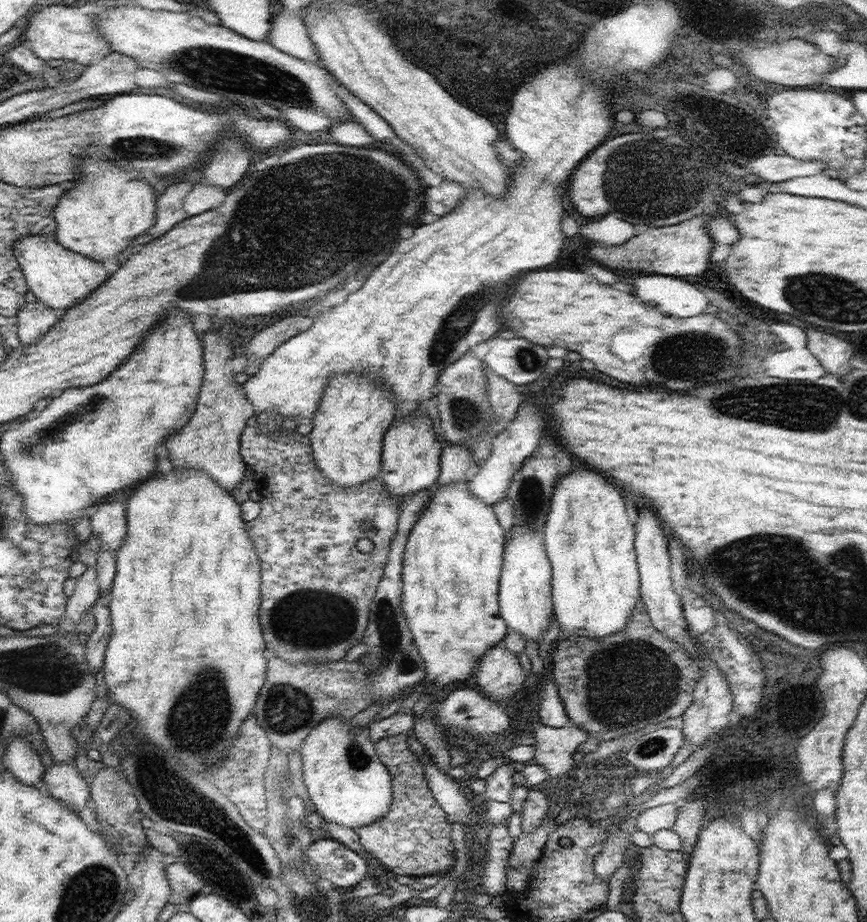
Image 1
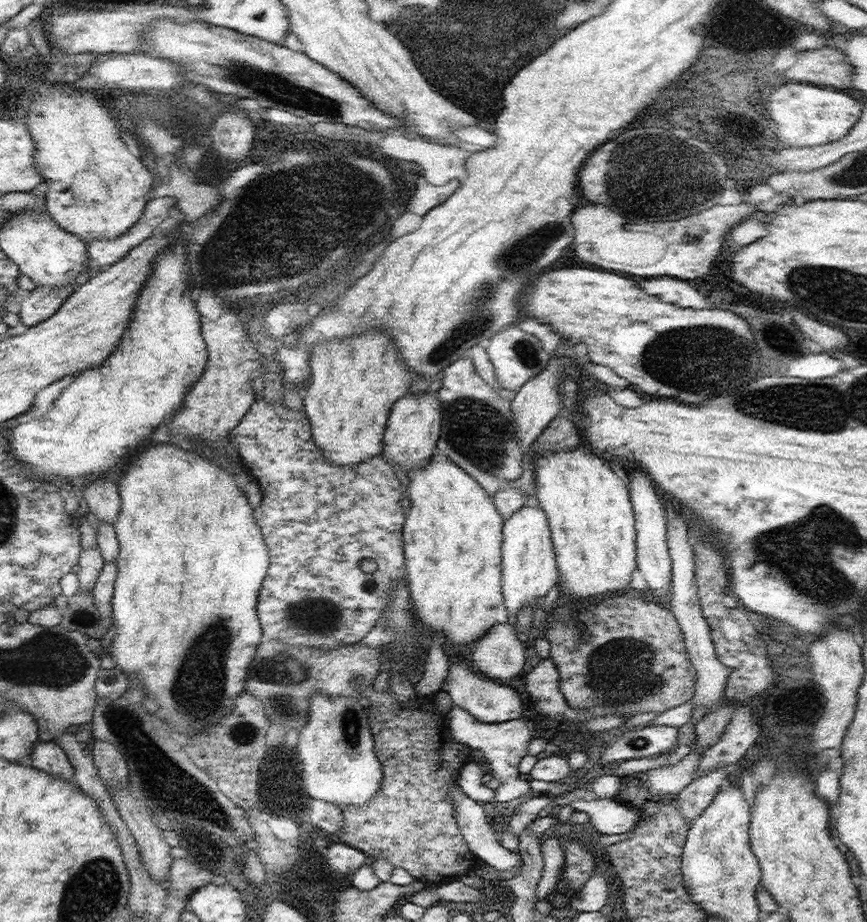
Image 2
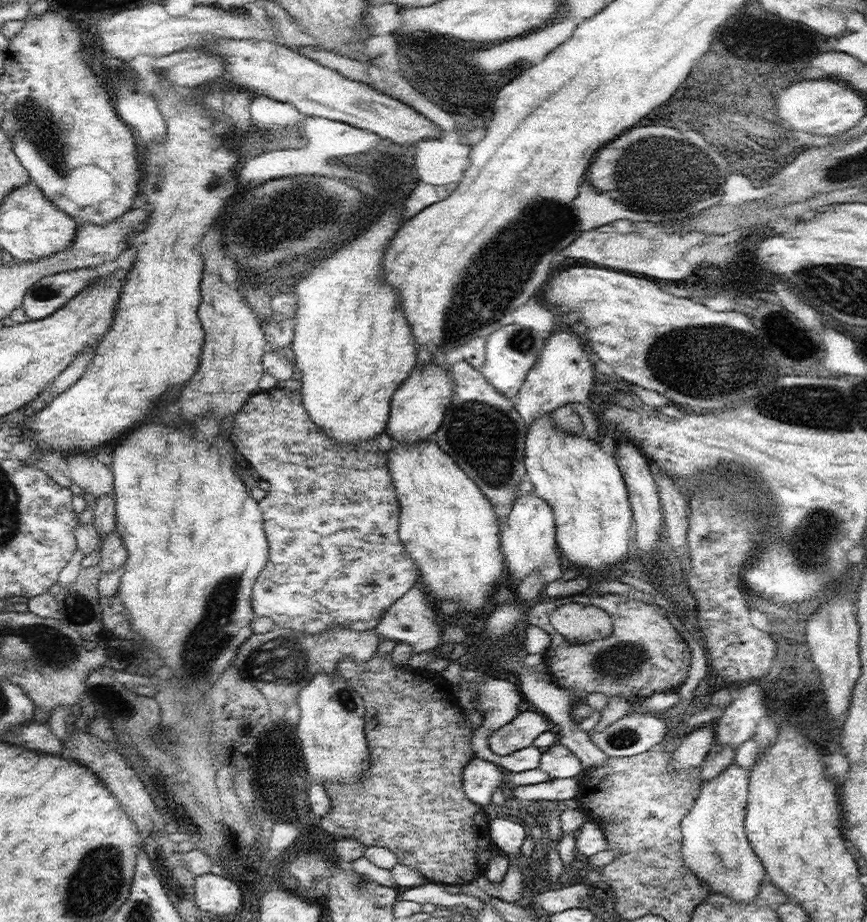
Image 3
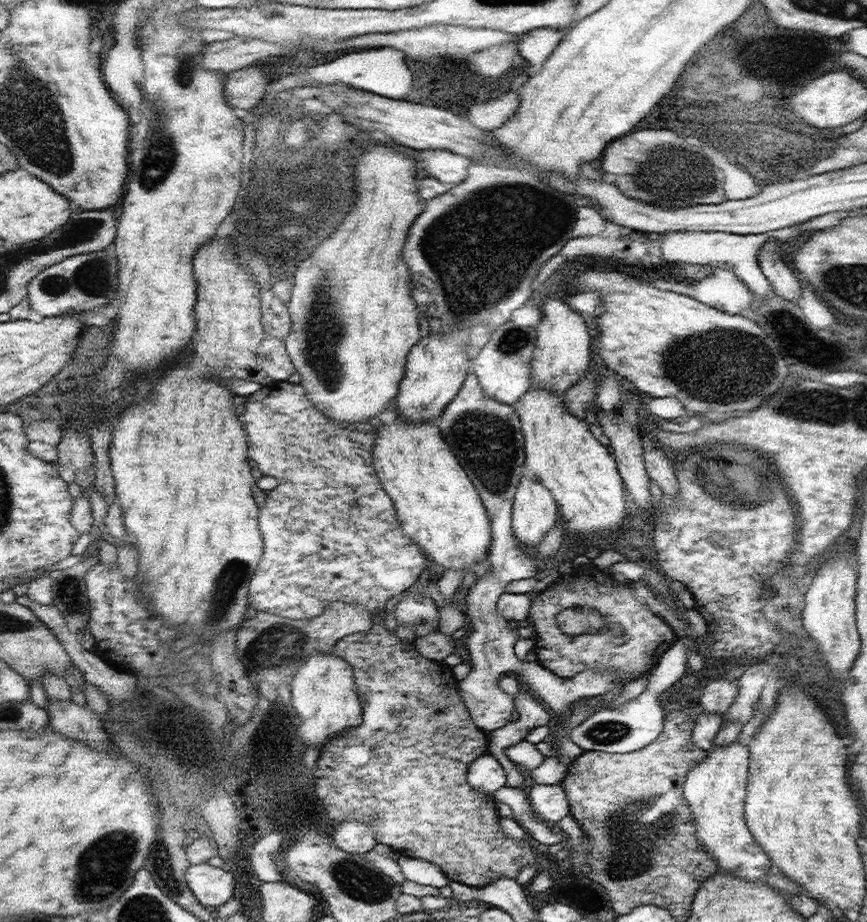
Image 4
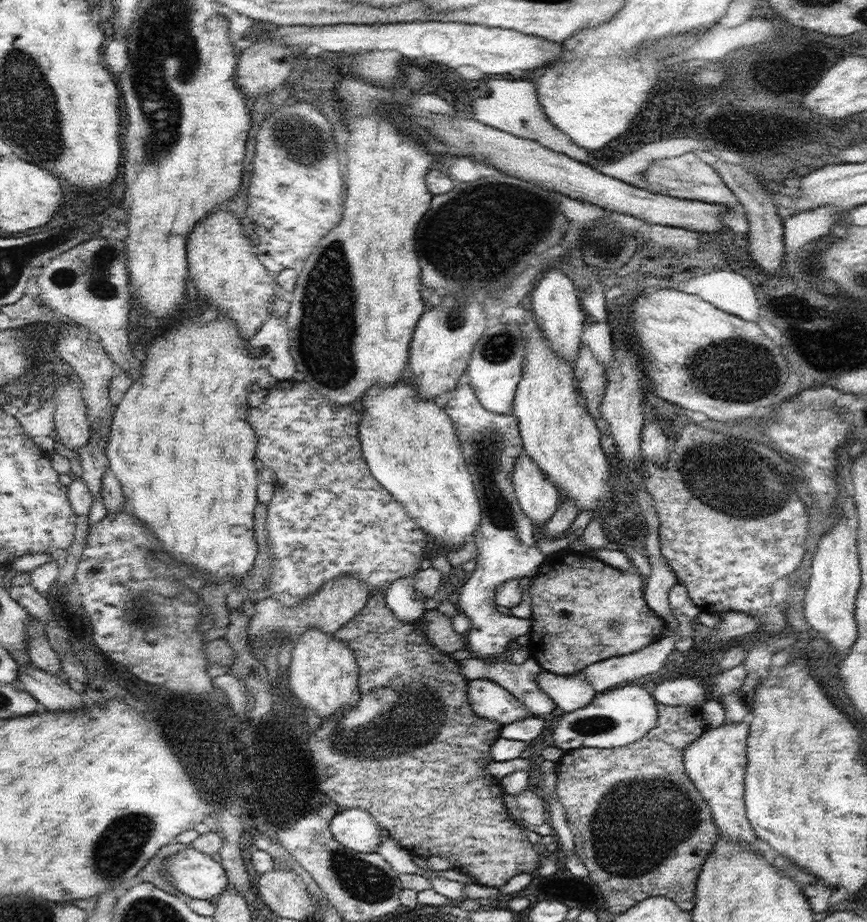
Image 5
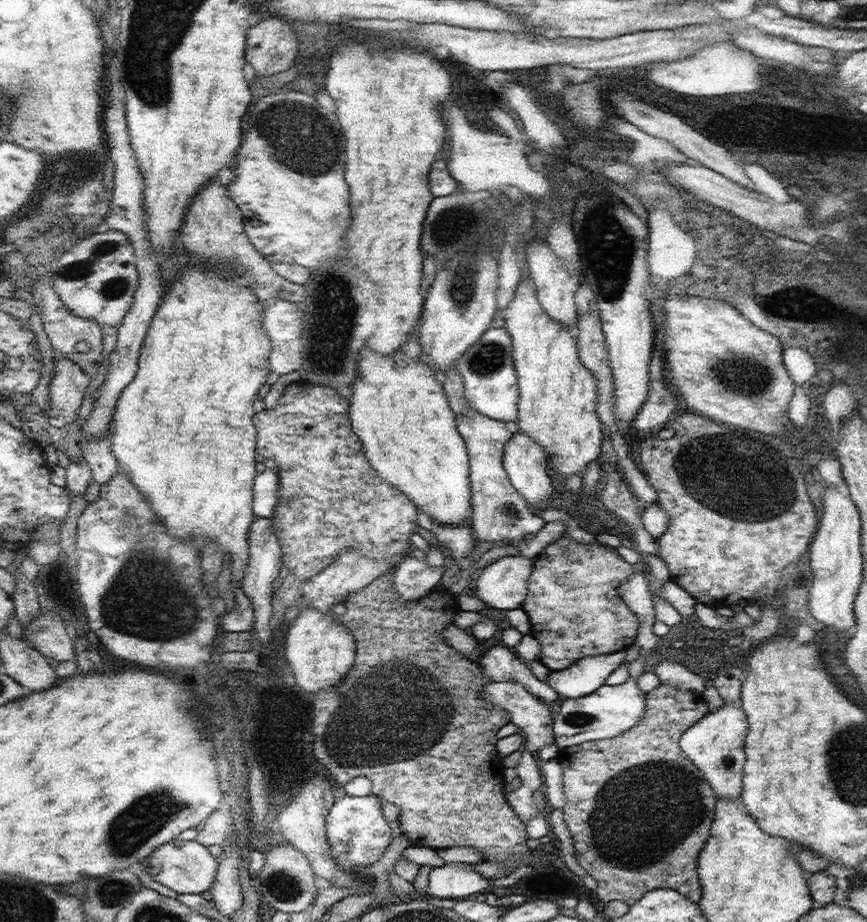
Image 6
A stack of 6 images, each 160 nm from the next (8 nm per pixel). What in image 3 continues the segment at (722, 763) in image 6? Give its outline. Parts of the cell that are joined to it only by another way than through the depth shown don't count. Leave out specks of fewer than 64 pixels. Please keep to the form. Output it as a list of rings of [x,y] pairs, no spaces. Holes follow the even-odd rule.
[[[733,762],[722,774],[704,782],[694,806],[681,822],[685,865],[713,892],[725,894],[737,902],[752,902],[758,896],[764,866],[750,846],[745,833],[748,798],[748,771]]]

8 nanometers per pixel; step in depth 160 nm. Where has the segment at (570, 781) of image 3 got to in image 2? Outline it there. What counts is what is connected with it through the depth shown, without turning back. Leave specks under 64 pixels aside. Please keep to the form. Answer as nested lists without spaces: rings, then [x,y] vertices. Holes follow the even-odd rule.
[[[456,705],[448,711],[445,720],[451,737],[470,749],[481,750],[491,768],[490,773],[501,780],[501,785],[494,791],[494,800],[509,802],[532,792],[528,780],[520,778],[519,766],[522,758],[527,755],[530,741],[536,734],[533,721],[522,716],[498,724],[486,724],[476,720],[467,710]]]

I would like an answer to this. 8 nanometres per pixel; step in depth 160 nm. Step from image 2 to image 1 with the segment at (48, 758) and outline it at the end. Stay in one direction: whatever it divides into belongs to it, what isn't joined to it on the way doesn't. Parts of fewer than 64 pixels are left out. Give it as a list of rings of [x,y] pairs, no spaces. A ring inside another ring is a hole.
[[[53,762],[45,769],[43,780],[50,795],[65,802],[74,812],[81,815],[82,811],[87,810],[91,795],[90,783],[82,778],[74,763]]]

